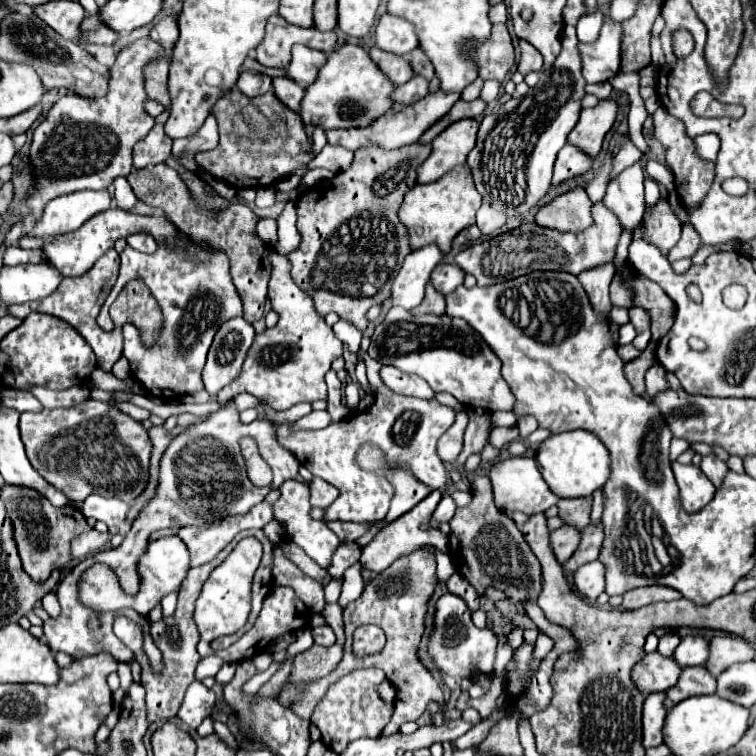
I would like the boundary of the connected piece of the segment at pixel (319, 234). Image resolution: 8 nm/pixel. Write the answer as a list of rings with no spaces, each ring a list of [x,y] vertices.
[[[419,142],[395,150],[385,150],[375,144],[363,146],[355,152],[353,164],[348,170],[315,184],[297,198],[297,230],[301,234],[301,244],[293,254],[289,254],[293,264],[291,276],[299,288],[315,298],[315,308],[321,316],[327,312],[337,312],[341,318],[351,320],[359,330],[365,330],[369,324],[367,310],[391,296],[393,280],[403,266],[405,256],[411,252],[409,230],[399,220],[397,212],[405,192],[417,182],[417,168],[429,154],[431,144]]]

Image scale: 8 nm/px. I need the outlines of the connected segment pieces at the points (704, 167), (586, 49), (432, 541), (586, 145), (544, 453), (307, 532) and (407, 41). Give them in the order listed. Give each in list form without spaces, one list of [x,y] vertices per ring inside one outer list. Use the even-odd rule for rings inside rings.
[[[659,108],[655,114],[655,136],[661,140],[663,146],[667,146],[667,164],[669,168],[673,170],[673,178],[675,178],[675,190],[681,198],[681,204],[687,208],[687,210],[697,210],[703,202],[703,198],[707,196],[707,192],[711,190],[711,184],[713,184],[713,178],[715,178],[715,170],[713,170],[713,164],[711,162],[705,162],[701,158],[697,158],[695,154],[691,154],[691,146],[693,146],[693,140],[685,136],[685,130],[683,130],[683,122],[679,122],[677,118],[673,118],[671,114],[667,114],[667,110]]]
[[[605,18],[599,40],[593,44],[579,44],[583,56],[583,76],[587,82],[609,82],[619,74],[623,28],[619,22]]]
[[[433,490],[427,498],[423,498],[413,510],[405,512],[401,518],[393,520],[391,524],[387,524],[379,534],[377,538],[373,538],[363,550],[361,550],[361,564],[363,568],[367,570],[373,570],[373,572],[381,572],[385,568],[389,568],[397,558],[401,556],[407,556],[423,546],[435,546],[439,552],[447,554],[449,551],[448,537],[444,535],[440,529],[427,530],[427,522],[431,520],[431,514],[435,510],[435,506],[439,504],[441,500],[441,492],[439,490]]]
[[[601,100],[595,108],[585,108],[577,126],[569,134],[569,142],[573,146],[583,148],[591,158],[595,158],[601,150],[601,142],[605,134],[611,130],[617,116],[615,100]]]
[[[573,430],[561,432],[557,436],[547,438],[537,452],[539,470],[549,484],[551,492],[559,498],[581,498],[591,496],[595,490],[603,488],[611,476],[611,458],[605,444],[591,432]]]
[[[287,480],[281,484],[281,498],[275,502],[275,520],[285,528],[287,540],[303,548],[311,560],[315,560],[321,568],[329,568],[335,550],[339,548],[339,538],[327,528],[325,522],[311,518],[311,504],[309,504],[309,486],[299,480]]]
[[[383,14],[375,30],[377,30],[375,44],[381,50],[405,56],[413,48],[419,46],[415,26],[411,22],[407,22],[405,18],[399,18],[399,16],[393,16],[393,14]]]

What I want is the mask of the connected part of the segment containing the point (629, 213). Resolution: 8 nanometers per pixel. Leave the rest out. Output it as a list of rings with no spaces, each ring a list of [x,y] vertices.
[[[639,160],[609,182],[603,204],[619,216],[623,228],[635,230],[641,222],[645,210],[643,180],[645,180],[643,160]]]

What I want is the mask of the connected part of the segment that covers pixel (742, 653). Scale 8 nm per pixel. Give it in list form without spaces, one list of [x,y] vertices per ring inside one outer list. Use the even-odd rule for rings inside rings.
[[[715,636],[711,638],[711,654],[705,668],[719,676],[735,662],[745,662],[755,658],[755,648],[751,642],[735,636]]]

